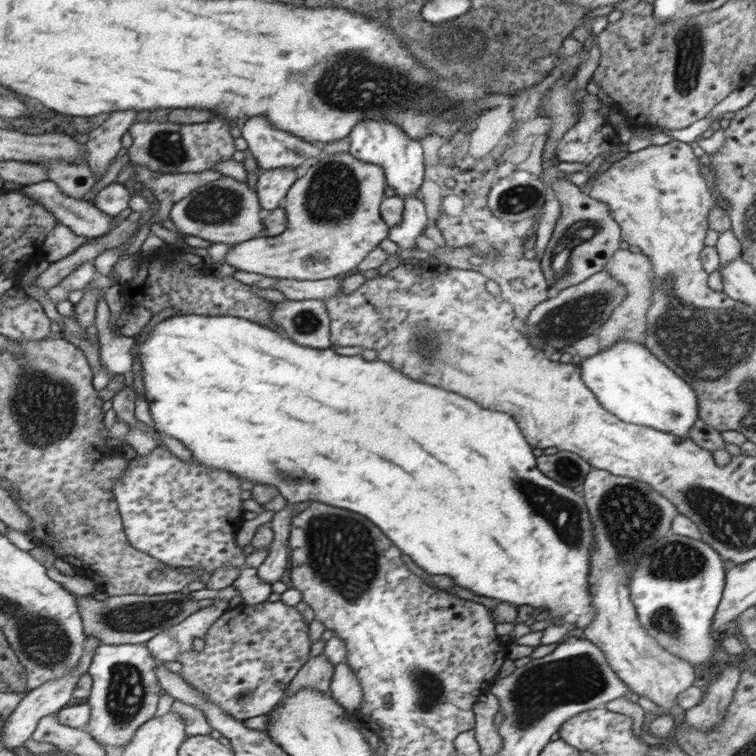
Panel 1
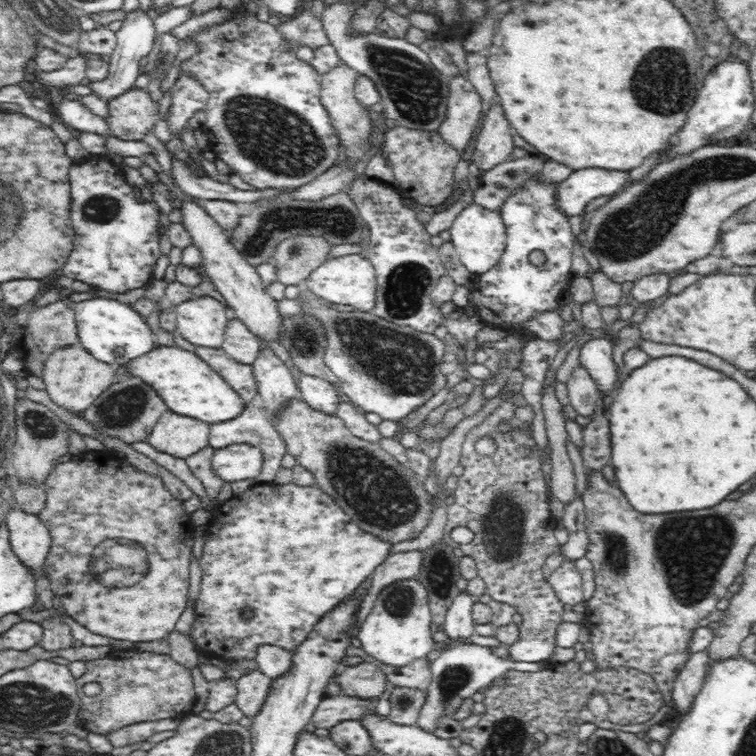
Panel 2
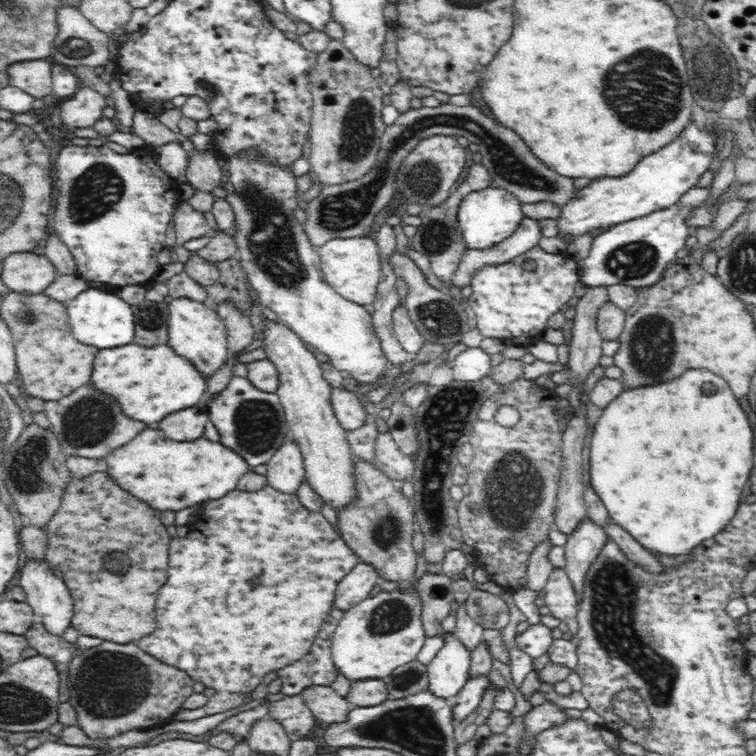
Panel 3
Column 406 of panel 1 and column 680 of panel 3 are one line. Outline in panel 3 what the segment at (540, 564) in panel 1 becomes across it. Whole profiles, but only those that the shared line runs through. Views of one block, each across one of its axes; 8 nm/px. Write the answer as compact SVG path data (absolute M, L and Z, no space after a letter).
M688 370L680 378L668 380L664 384L625 389L620 396L610 401L592 428L588 474L590 474L590 485L604 504L610 520L624 528L652 555L680 556L680 554L690 553L703 540L717 535L736 515L738 506L740 506L742 488L746 486L750 470L752 470L752 458L754 458L754 434L730 385L710 370Z

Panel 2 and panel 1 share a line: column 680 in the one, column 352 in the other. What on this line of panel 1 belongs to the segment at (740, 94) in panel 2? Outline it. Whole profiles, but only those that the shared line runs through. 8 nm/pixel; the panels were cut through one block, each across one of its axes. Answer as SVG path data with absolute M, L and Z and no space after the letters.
M361 120L359 128L351 130L348 153L360 161L378 164L386 172L387 186L392 188L398 197L413 196L423 180L423 156L420 142L411 139L406 133L388 120Z

